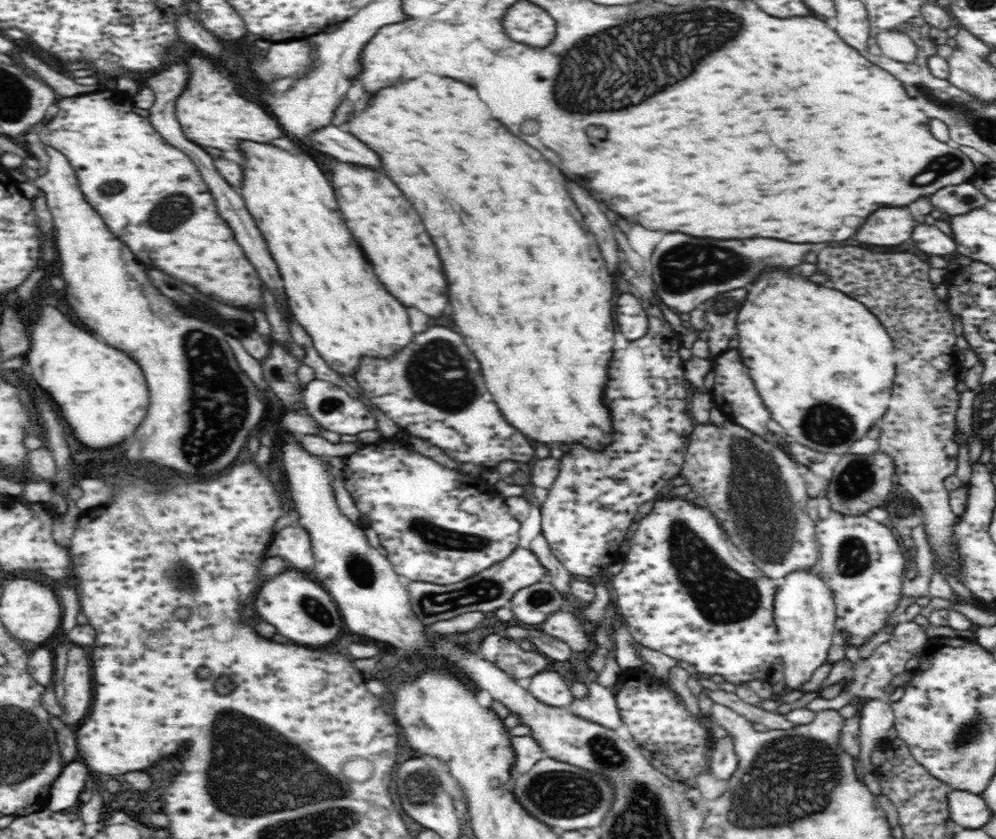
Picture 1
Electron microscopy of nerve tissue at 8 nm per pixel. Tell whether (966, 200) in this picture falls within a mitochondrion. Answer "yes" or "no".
yes

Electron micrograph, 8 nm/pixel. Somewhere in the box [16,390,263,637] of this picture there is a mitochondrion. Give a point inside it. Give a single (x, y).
(179, 575)

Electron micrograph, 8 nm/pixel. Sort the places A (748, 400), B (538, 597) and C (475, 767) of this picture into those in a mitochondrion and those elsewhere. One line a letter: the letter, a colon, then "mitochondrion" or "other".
A: other
B: mitochondrion
C: other

